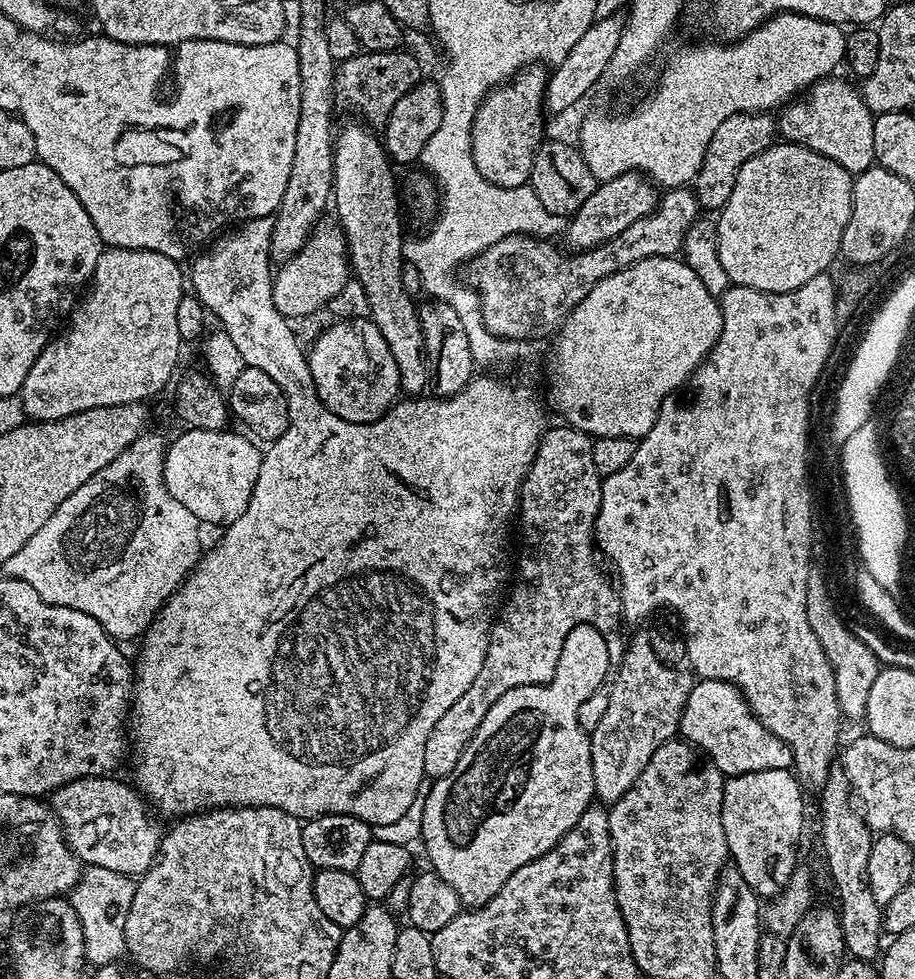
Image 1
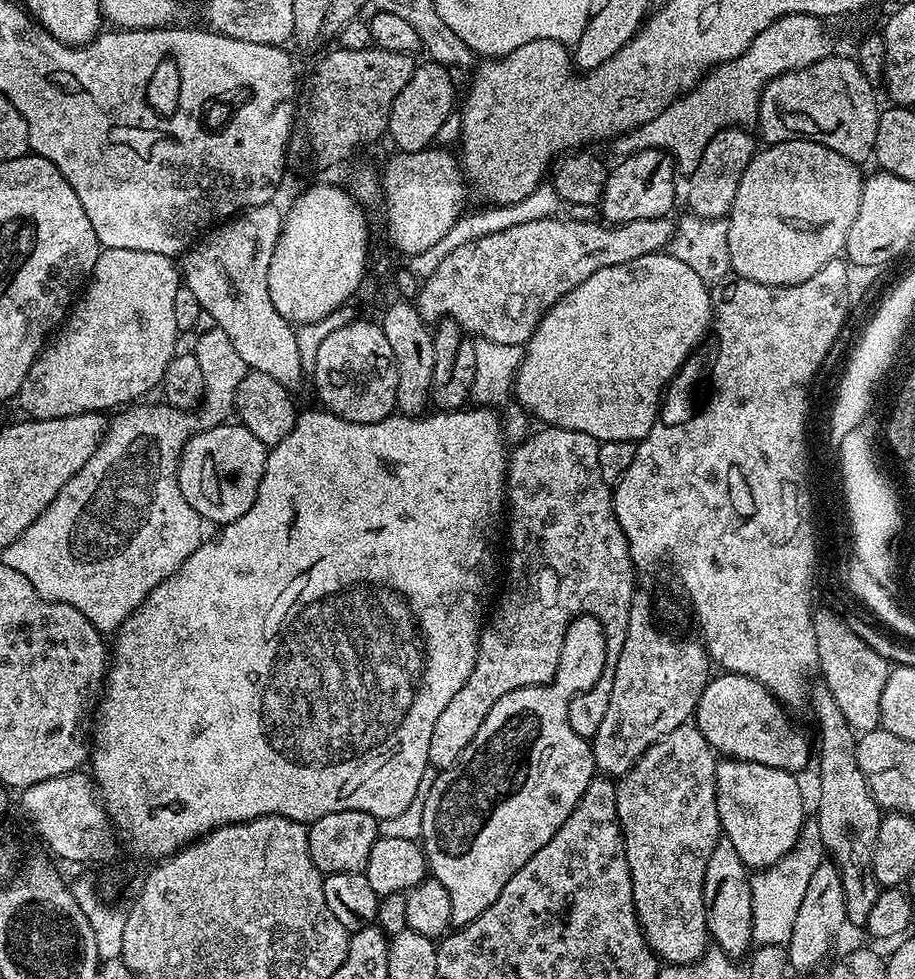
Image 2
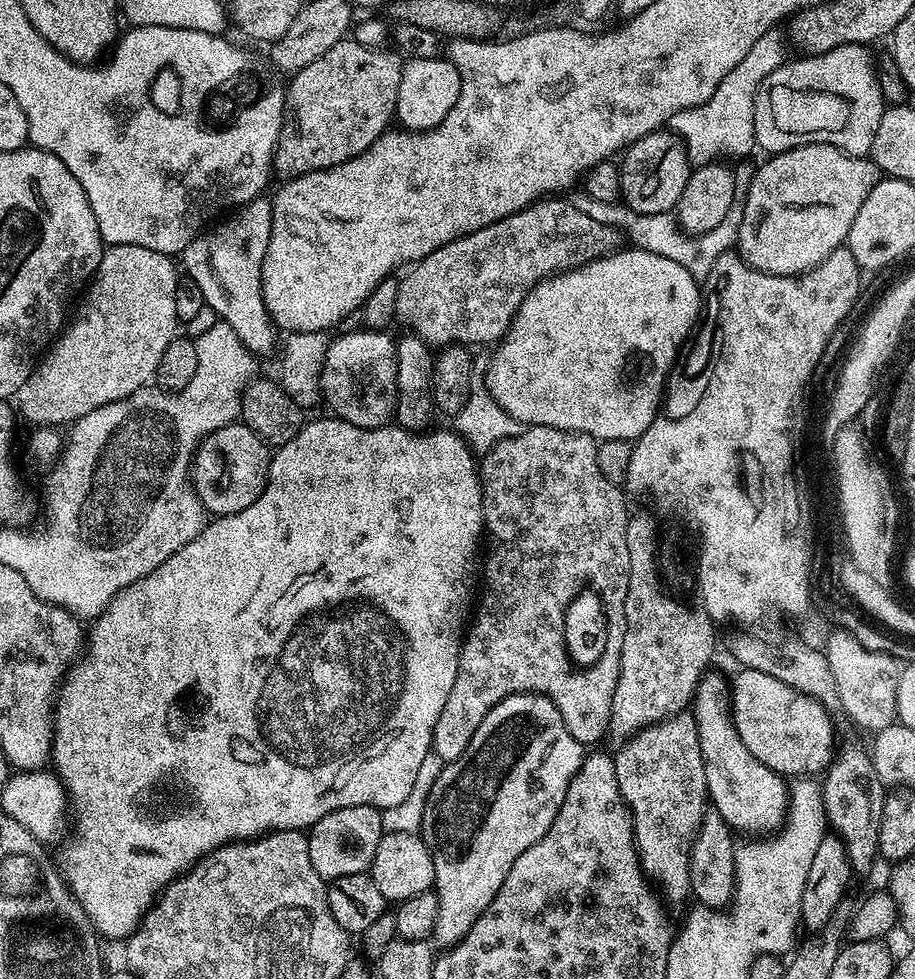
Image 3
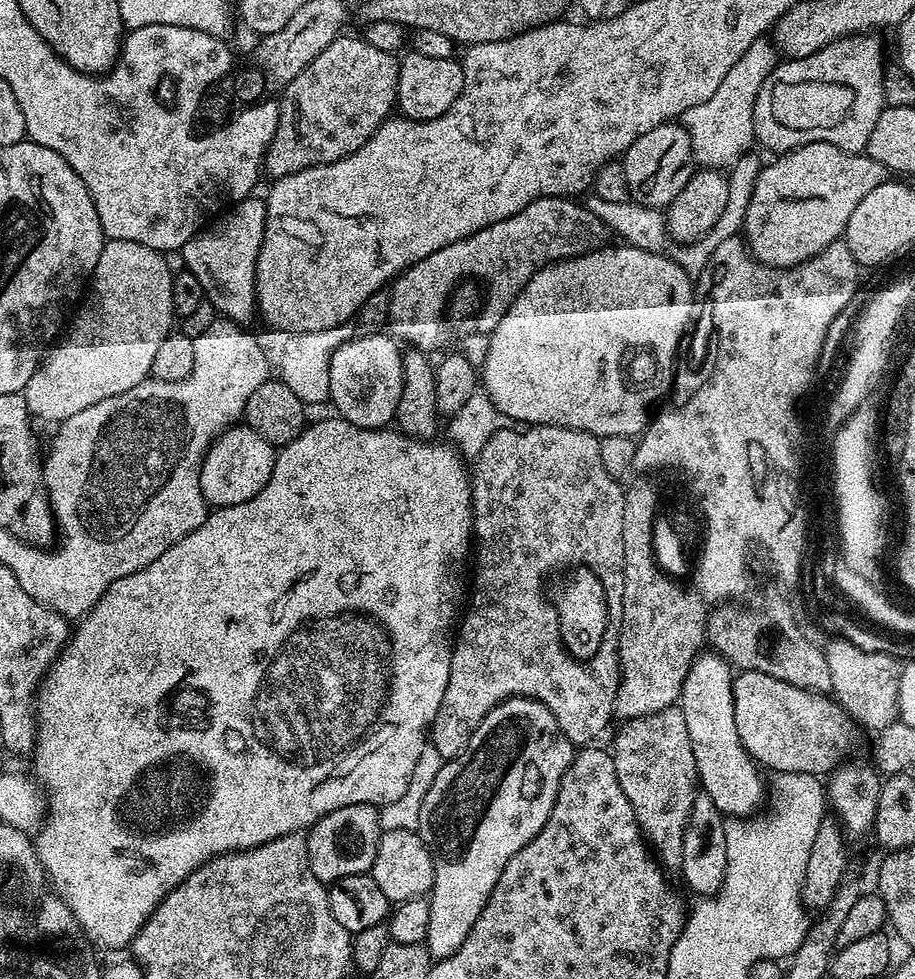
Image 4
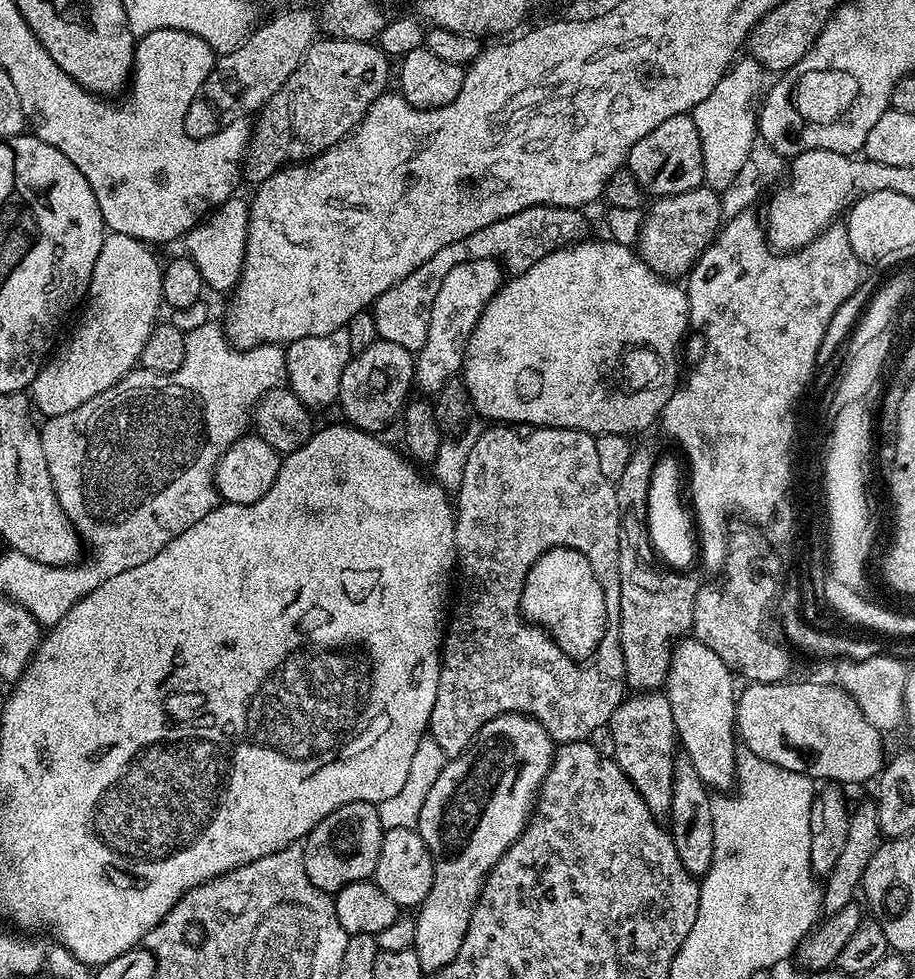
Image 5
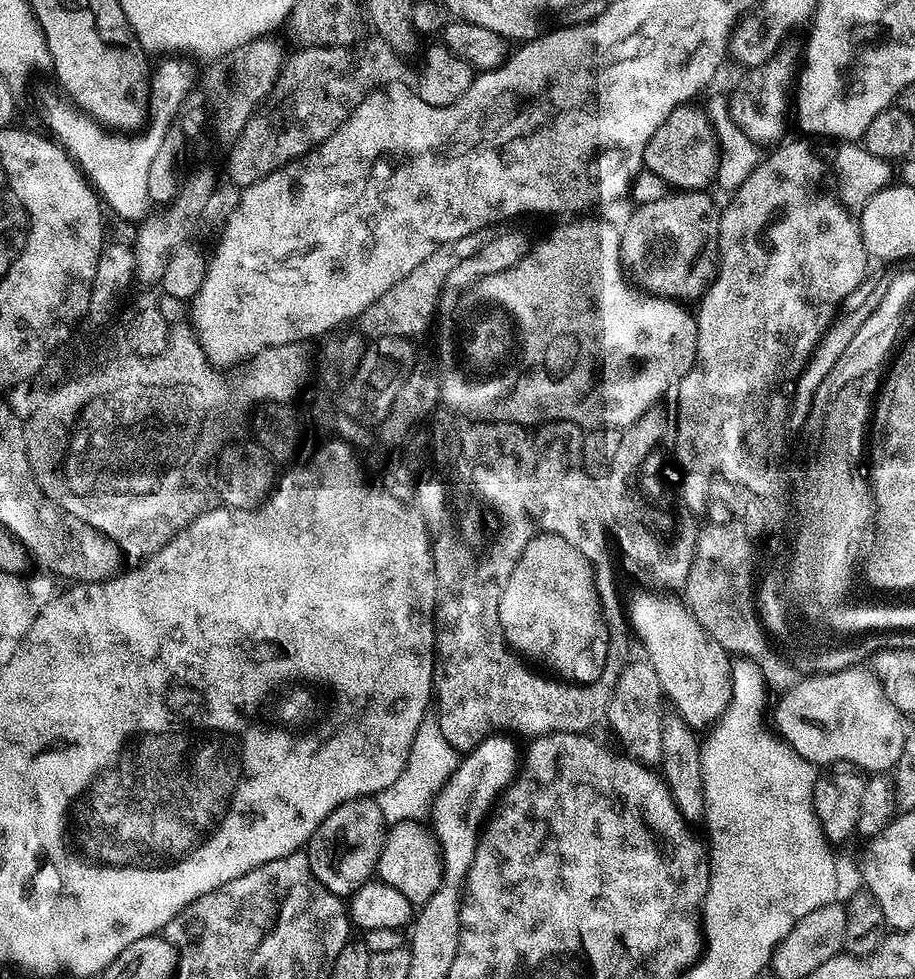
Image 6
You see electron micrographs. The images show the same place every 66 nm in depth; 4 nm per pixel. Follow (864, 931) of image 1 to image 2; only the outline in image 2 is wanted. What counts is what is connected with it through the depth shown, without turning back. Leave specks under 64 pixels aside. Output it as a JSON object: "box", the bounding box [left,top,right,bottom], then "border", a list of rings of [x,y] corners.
{"box":[810,683,882,926],"border":[[[816,683],[810,688],[810,705],[820,723],[820,797],[816,800],[814,822],[822,834],[827,855],[840,871],[848,924],[864,926],[882,890],[872,872],[882,809],[870,790],[866,774],[862,774],[858,766],[857,733],[850,726],[846,714],[842,714],[842,706],[838,706],[827,684]]]}

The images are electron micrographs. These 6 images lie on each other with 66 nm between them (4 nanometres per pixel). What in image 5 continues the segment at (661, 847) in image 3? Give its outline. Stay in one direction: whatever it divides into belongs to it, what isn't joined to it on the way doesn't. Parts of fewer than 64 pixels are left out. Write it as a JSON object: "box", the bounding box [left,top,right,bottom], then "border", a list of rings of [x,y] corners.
{"box":[606,690,678,814],"border":[[[640,690],[629,695],[614,710],[606,725],[612,731],[611,755],[626,778],[642,794],[646,806],[657,814],[672,811],[672,779],[678,755],[678,733],[674,724],[674,710],[670,710],[667,695],[660,690]]]}

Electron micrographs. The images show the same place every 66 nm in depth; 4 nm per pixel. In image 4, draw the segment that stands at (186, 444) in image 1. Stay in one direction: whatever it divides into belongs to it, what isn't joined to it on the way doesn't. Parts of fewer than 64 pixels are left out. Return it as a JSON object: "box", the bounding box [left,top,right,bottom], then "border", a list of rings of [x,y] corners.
{"box":[200,426,277,508],"border":[[[240,426],[226,429],[209,446],[200,468],[201,492],[209,505],[229,508],[235,504],[245,504],[266,486],[276,464],[277,449],[257,432]]]}

